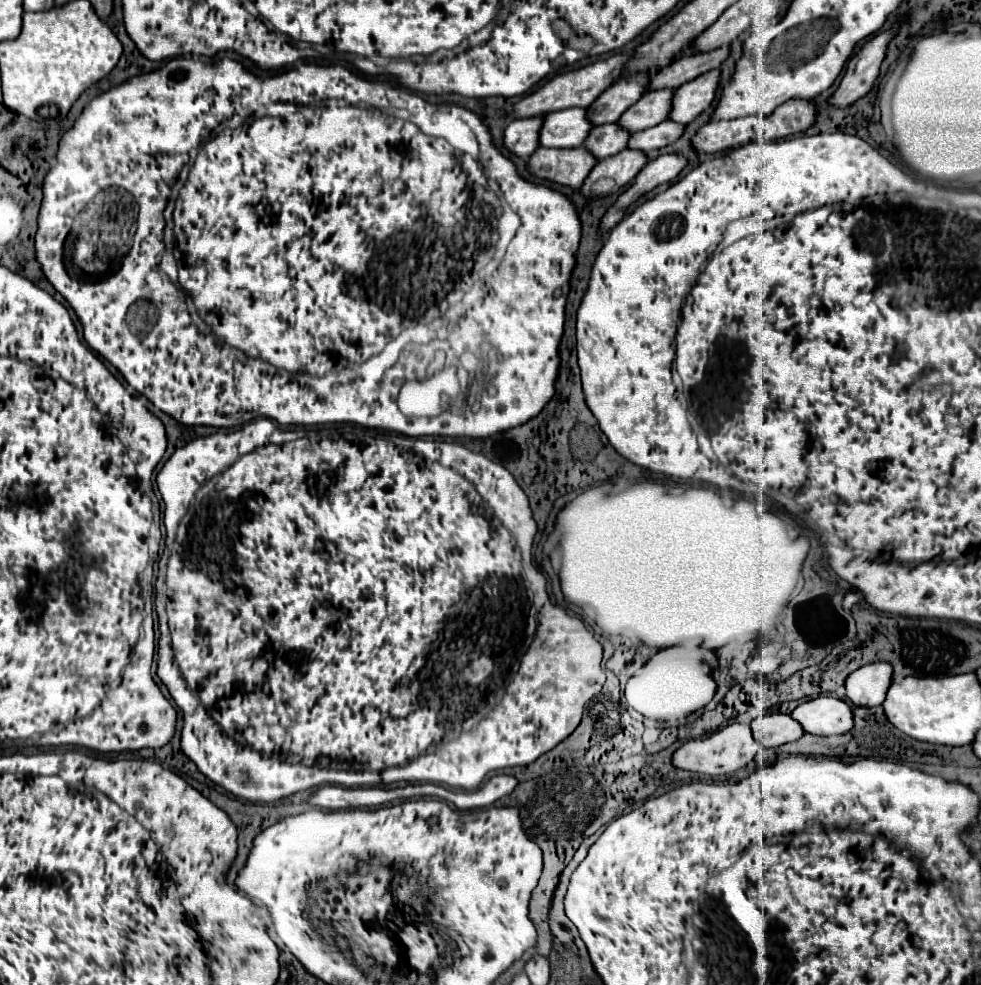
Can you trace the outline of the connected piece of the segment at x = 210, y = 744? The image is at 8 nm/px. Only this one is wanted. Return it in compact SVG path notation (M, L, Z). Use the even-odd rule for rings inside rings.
M259 417L259 418L256 418L256 419L254 419L254 420L252 420L252 421L250 421L250 422L248 422L248 423L246 423L246 424L244 424L244 425L242 425L242 427L239 427L239 428L238 428L238 429L236 429L236 431L232 431L232 433L222 433L222 431L216 431L216 433L212 433L212 435L202 435L202 437L196 437L196 439L192 439L192 441L188 441L188 443L186 443L186 445L184 445L184 447L180 447L180 449L176 449L176 451L174 451L174 455L172 455L172 457L170 457L170 459L168 459L168 461L166 461L166 463L164 463L164 467L162 467L162 469L160 469L160 473L158 473L158 477L156 477L156 481L158 481L158 489L160 489L160 495L162 495L162 501L164 501L164 525L166 525L166 533L167 533L167 537L166 537L166 541L165 541L165 543L166 543L166 545L167 545L167 546L171 546L171 545L172 545L172 544L174 544L174 543L175 543L175 541L176 541L176 547L174 547L174 551L172 551L172 553L170 553L170 559L168 559L168 573L166 573L166 585L168 585L168 603L166 603L166 605L155 605L155 610L156 610L156 612L157 612L157 615L158 615L158 621L159 621L159 622L162 622L162 623L160 623L160 624L164 624L164 625L160 625L160 631L161 631L161 636L160 636L160 647L158 647L158 653L160 653L160 659L158 659L158 677L160 677L160 681L162 681L162 683L164 683L164 685L166 685L166 687L168 687L168 691L170 691L170 695L172 695L172 699L174 699L174 703L176 703L176 705L178 705L178 707L180 707L180 709L182 709L182 713L184 713L184 729L182 729L182 751L184 751L184 753L186 753L186 755L188 755L188 757L190 757L190 759L192 759L192 761L194 761L194 763L196 763L196 767L198 767L198 769L200 769L200 771L202 771L202 773L204 773L204 775L206 775L206 777L210 777L210 779L212 779L212 781L214 781L214 783L216 783L216 785L220 785L220 787L224 787L224 789L226 789L226 791L228 791L228 793L232 793L232 795L236 795L236 797L242 797L242 799L248 799L248 801L254 801L254 803L272 803L272 801L278 801L278 799L284 799L284 797L288 797L288 795L292 795L292 793L296 793L296 791L306 791L306 789L312 789L312 787L318 787L318 785L326 785L326 783L332 783L332 785L344 785L344 787L376 787L376 785L390 785L390 783L400 783L400 781L404 781L404 783L438 783L438 785L450 785L450 787L456 787L456 789L468 789L468 791L470 791L470 789L476 789L476 787L478 787L478 785L480 785L480 781L482 781L482 779L484 779L484 777L486 777L486 773L490 773L490 771L496 771L496 769L504 769L504 767L516 767L516 765L528 765L528 763L532 763L532 761L536 761L536 759L538 759L538 757L540 757L540 755L544 755L544 753L548 753L548 751L550 751L550 749L554 749L554 747L556 747L556 745L558 745L558 743L560 743L560 741L564 741L564 739L566 739L566 737L568 737L568 735L570 735L570 733L572 733L572 731L574 731L574 729L576 729L576 727L578 727L578 723L580 723L580 719L582 719L582 713L584 713L584 705L586 705L586 701L588 701L588 699L590 699L590 697L594 697L594 695L596 695L596 693L600 693L600 691L602 691L602 685L604 685L604 681L606 681L606 675L604 675L604 679L602 679L602 667L600 667L600 663L602 663L602 645L600 645L600 643L598 643L598 641L596 641L596 639L594 639L594 635L592 635L592 633L590 633L590 631L588 631L588 629L586 629L586 627L584 627L584 623L582 623L582 621L580 621L580 619L576 619L576 617L570 617L570 615L568 615L568 613L566 613L566 611L564 611L564 609L560 609L560 607L556 607L556 605L552 605L552 603L550 603L550 601L548 601L548 593L546 593L546 577L544 577L544 575L542 575L542 573L540 573L540 571L538 571L538 569L536 569L536 567L534 567L534 563L532 563L532 543L534 543L534 535L536 535L536 531L538 531L538 525L536 525L536 521L534 521L534 517L532 517L532 509L530 509L530 503L528 503L528 497L526 497L526 493L524 493L524 491L522 491L522 489L520 489L520 485L518 485L518 483L516 483L516 479L514 479L514 477L512 477L512 475L510 475L510 473L508 473L508 471L506 471L506 469L504 469L504 467L502 467L502 465L498 465L498 463L494 463L494 461L490 461L490 459L486 459L486 457L484 457L484 455L482 455L482 453L474 453L474 451L470 451L470 449L466 449L466 447L464 447L464 445L456 445L456 443L446 443L446 441L422 441L422 439L416 439L416 441L414 441L414 439L412 439L412 437L402 437L402 435L394 435L394 433L382 433L382 431L380 431L380 429L370 429L370 427L360 427L360 425L354 425L354 423L342 423L342 425L318 425L318 427L312 427L312 429L310 429L310 431L304 431L304 435L303 435L303 434L302 434L302 433L298 433L298 432L296 432L296 431L286 431L286 430L282 430L282 429L280 429L280 428L279 428L279 427L278 427L278 426L277 426L277 425L274 425L274 423L272 423L272 420L271 420L271 419L268 419L268 418L266 418L266 417ZM434 449L436 449L436 451L438 451L438 455L436 455L436 457L438 457L438 461L442 461L442 465L440 465L440 463L438 463L438 461L430 461L430 459L432 459L432 457L434 457ZM522 561L524 561L524 569L526 569L526 575L528 575L528 581L530 581L530 589L532 589L532 593L534 593L534 603L532 603L532 601L530 601L530 599L528 599L528 593L526 593L526 599L524 599L524 585L526 585L526 583L524 583L524 573L522 573ZM174 655L176 655L176 663L178 663L178 665L176 665L176 667L180 667L180 671L182 671L182 673L180 673L180 675L174 675ZM484 709L492 709L492 711L490 711L490 713L488 713L488 717L486 717L486 719L482 719L482 713L484 713ZM338 769L370 769L370 771L348 771L348 775L328 775L328 771L336 771L336 773L340 773L340 771L338 771Z

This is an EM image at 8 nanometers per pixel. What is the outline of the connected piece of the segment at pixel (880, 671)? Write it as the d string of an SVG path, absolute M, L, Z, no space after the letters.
M870 663L846 679L846 697L856 707L876 707L882 705L886 691L892 681L892 669L886 663Z

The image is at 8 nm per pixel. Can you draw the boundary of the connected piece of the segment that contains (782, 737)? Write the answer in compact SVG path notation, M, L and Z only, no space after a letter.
M782 713L760 715L750 723L750 729L762 747L778 747L804 735L804 729L792 717Z

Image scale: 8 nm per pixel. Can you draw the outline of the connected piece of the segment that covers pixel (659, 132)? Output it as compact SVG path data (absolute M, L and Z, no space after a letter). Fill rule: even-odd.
M662 121L660 125L632 133L626 147L638 149L642 153L650 153L654 149L662 149L662 147L674 143L682 135L682 131L684 131L684 125L672 123L672 121Z

